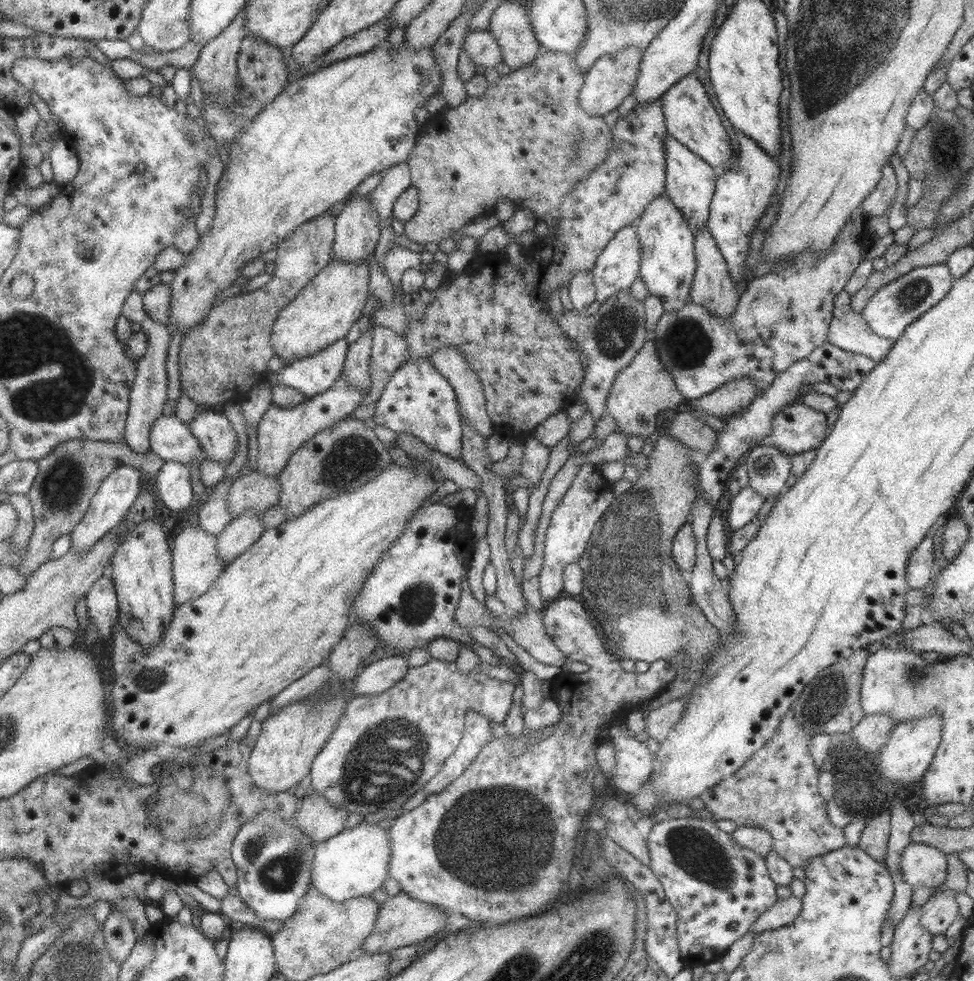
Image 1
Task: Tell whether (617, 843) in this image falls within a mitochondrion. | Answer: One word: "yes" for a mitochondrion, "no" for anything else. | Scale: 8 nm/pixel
no

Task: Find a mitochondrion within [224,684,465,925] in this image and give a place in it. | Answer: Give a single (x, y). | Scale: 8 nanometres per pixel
(384, 765)

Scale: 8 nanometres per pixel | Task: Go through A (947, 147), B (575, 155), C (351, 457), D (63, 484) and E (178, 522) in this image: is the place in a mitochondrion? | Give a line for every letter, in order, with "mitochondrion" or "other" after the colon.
A: mitochondrion
B: mitochondrion
C: mitochondrion
D: mitochondrion
E: other

